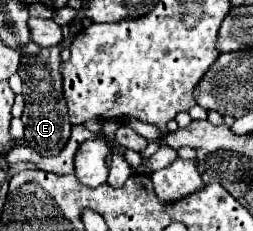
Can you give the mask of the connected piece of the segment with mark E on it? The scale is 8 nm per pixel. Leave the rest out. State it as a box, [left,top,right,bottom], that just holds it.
[19,46,71,156]

